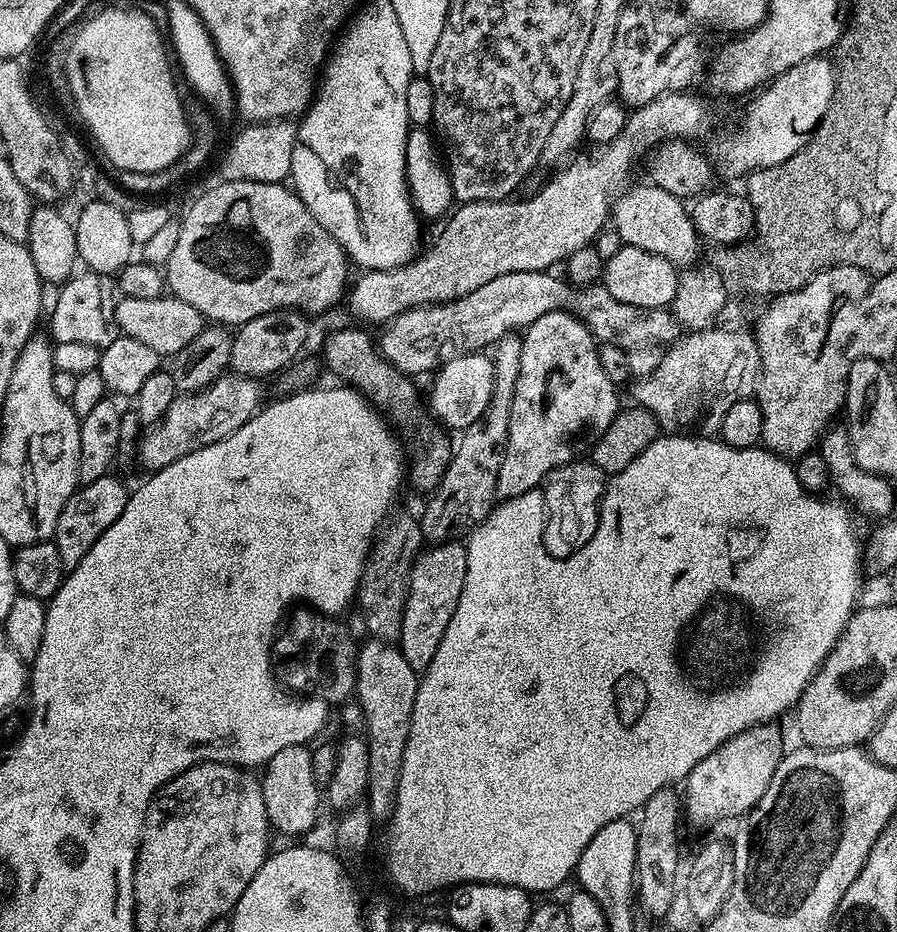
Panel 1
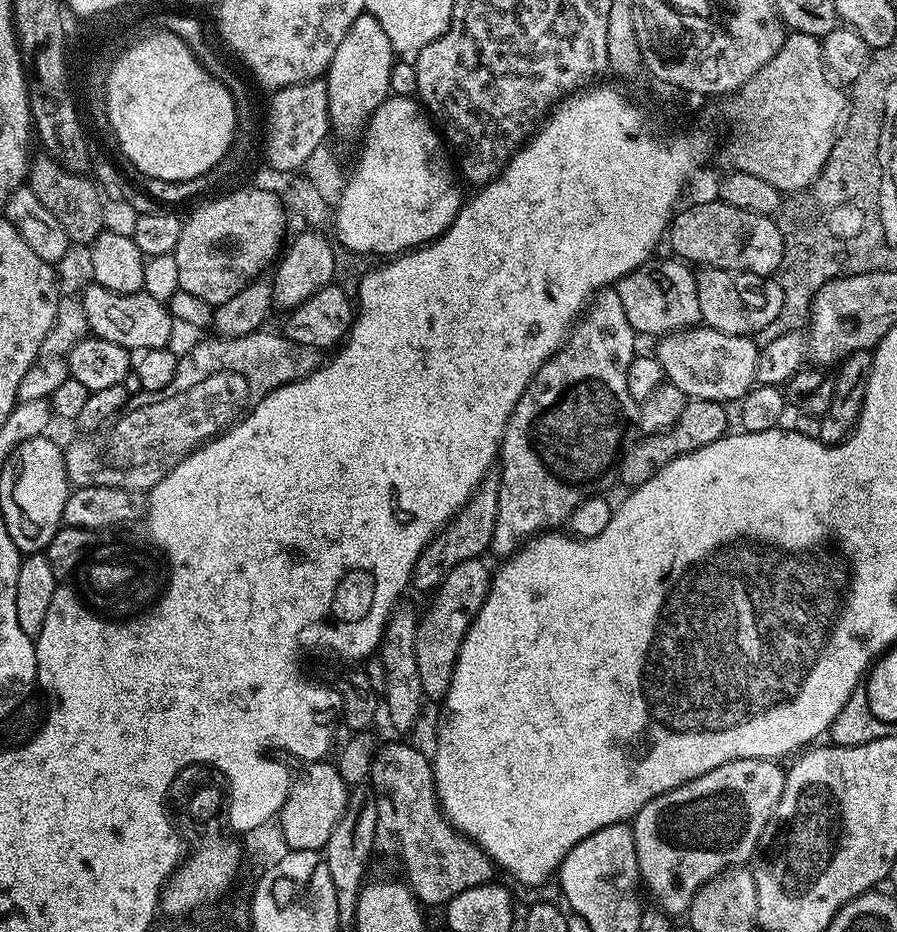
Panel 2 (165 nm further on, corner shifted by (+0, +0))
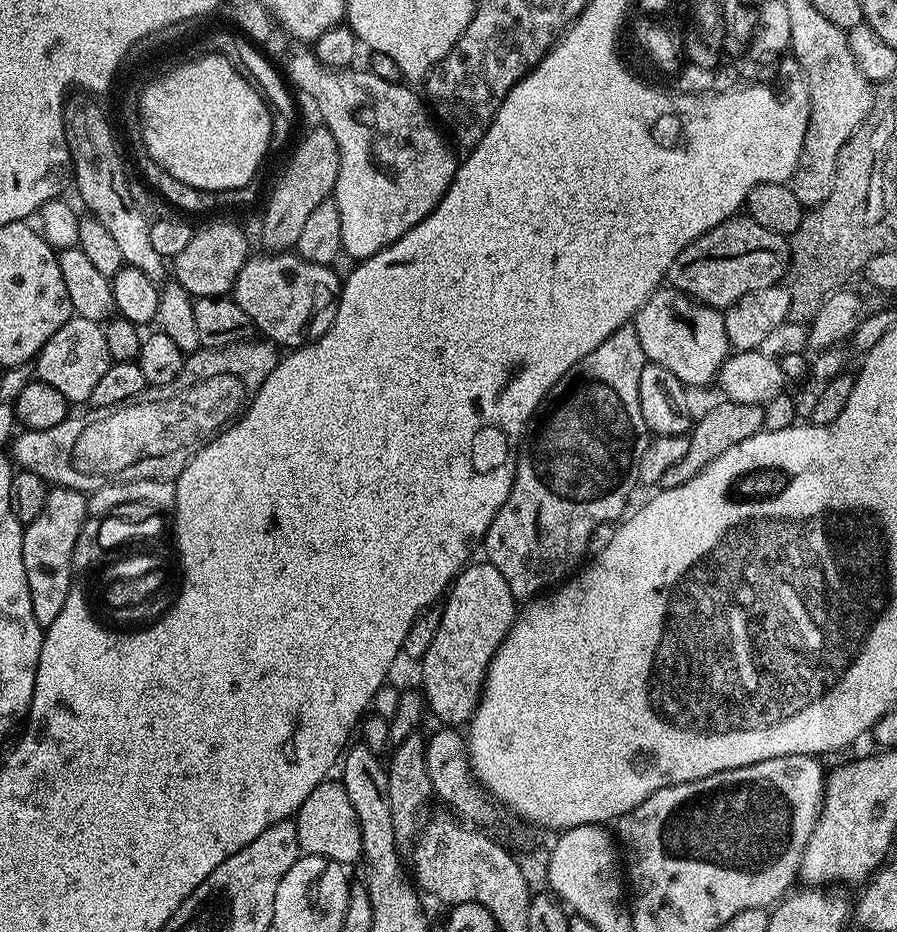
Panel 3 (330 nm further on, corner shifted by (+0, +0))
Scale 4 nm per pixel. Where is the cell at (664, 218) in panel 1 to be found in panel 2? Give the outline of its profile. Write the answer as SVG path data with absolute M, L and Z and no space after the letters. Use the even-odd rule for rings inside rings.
M701 267L695 273L696 289L698 290L698 310L700 311L700 319L703 327L713 328L721 331L722 334L730 334L736 336L755 337L758 330L762 330L766 326L770 326L770 322L774 322L774 318L778 318L778 314L784 305L782 298L782 290L780 289L779 279L753 279L752 284L739 284L737 277L731 272L722 270L721 268L705 268Z

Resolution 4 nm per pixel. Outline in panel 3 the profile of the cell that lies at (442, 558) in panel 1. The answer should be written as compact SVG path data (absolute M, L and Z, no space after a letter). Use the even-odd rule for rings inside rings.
M469 563L452 581L442 604L438 634L434 634L430 650L426 650L418 662L424 703L427 711L441 720L441 725L464 726L472 719L488 664L512 629L517 615L516 596L510 586L506 586L506 578L502 578L492 564Z

